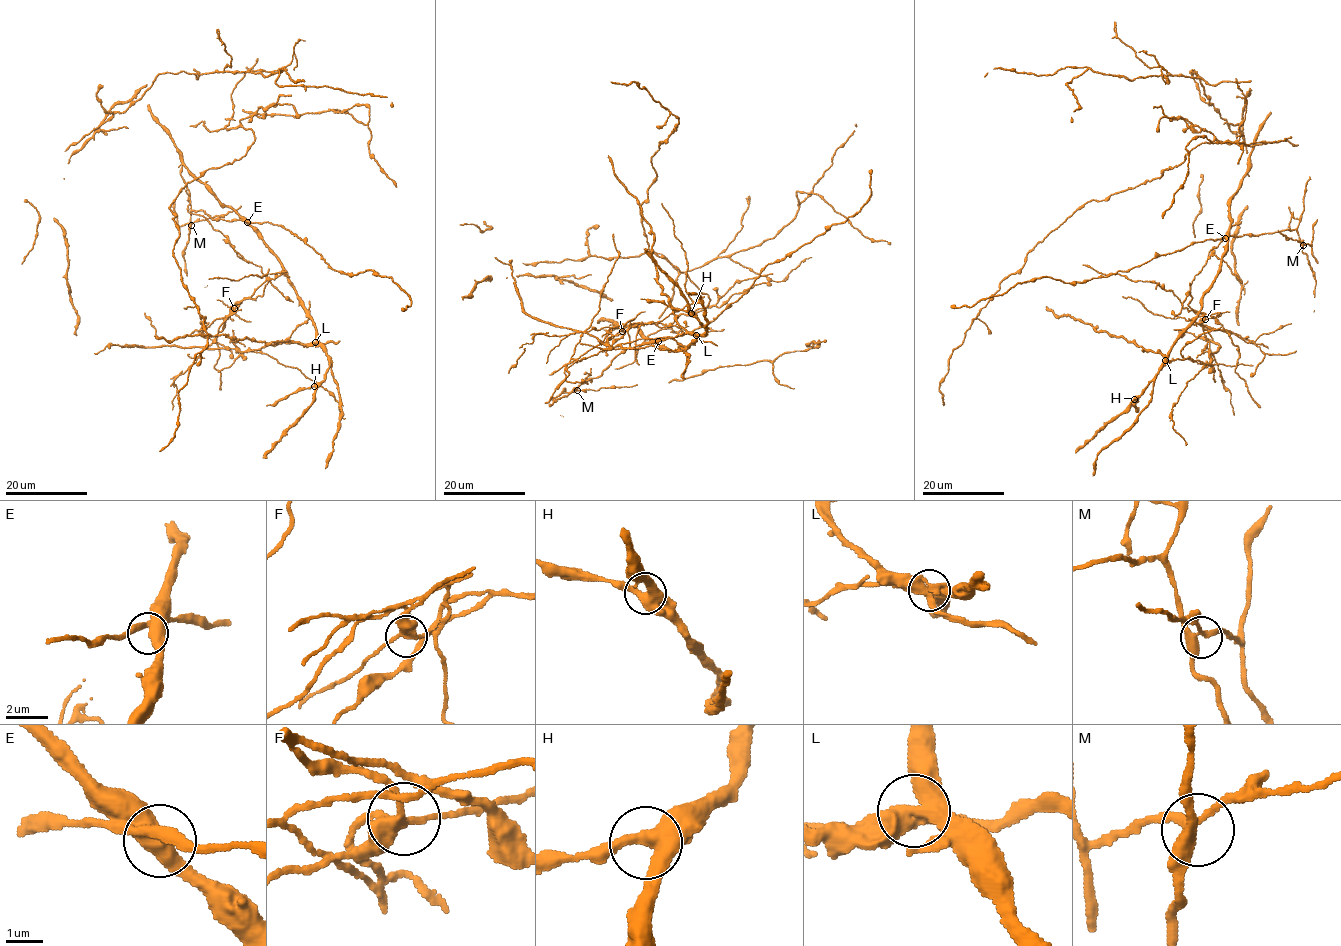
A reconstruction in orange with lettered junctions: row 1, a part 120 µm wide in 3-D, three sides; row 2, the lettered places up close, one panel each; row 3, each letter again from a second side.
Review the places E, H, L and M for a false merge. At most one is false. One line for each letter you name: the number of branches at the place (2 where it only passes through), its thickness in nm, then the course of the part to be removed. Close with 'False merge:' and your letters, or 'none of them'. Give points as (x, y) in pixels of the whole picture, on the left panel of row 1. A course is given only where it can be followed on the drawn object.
L: 4 | 480 nm | (316, 342), (211, 348), (236, 304), (261, 296), (280, 274), (209, 279)
False merge: L

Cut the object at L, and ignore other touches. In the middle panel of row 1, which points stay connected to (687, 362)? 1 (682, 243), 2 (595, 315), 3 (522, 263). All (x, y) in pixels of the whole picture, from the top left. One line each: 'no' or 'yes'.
1: yes
2: no
3: no

